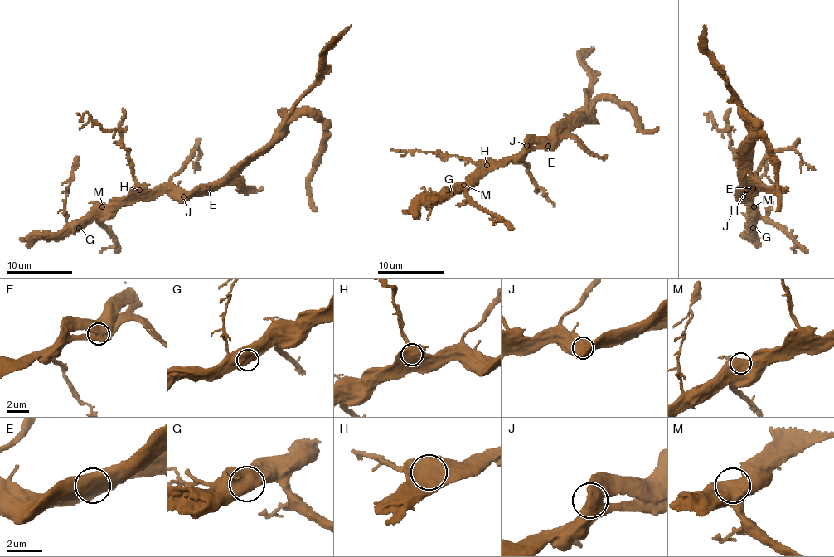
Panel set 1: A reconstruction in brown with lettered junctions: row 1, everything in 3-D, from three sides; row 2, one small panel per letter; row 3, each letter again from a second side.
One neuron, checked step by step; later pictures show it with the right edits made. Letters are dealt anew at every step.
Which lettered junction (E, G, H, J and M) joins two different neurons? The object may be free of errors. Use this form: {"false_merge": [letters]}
{"false_merge": []}

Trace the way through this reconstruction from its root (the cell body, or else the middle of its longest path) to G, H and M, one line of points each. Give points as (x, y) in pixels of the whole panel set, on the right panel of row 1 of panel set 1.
G: (756, 188), (750, 188), (753, 191), (745, 193), (751, 193), (746, 193), (751, 203), (749, 205), (753, 228)
H: (756, 188), (750, 188), (753, 191), (745, 193), (751, 193), (744, 193), (746, 190)
M: (756, 188), (750, 188), (753, 191), (745, 193), (751, 193), (742, 193), (753, 206)

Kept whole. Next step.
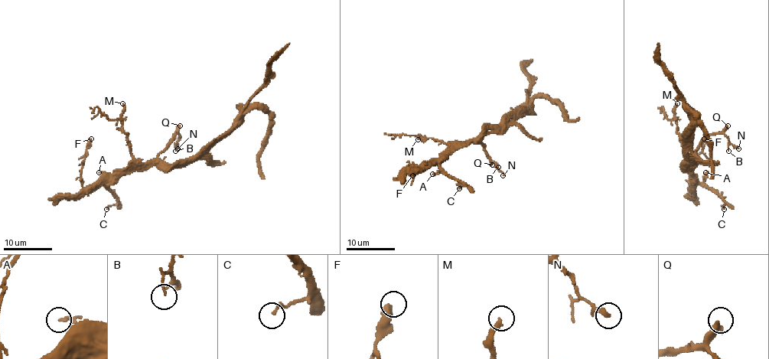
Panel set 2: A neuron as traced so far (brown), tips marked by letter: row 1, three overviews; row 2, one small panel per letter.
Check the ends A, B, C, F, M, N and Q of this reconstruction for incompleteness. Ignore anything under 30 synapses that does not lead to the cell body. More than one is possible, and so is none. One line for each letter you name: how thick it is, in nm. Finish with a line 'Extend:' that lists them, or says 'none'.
Extend: none

